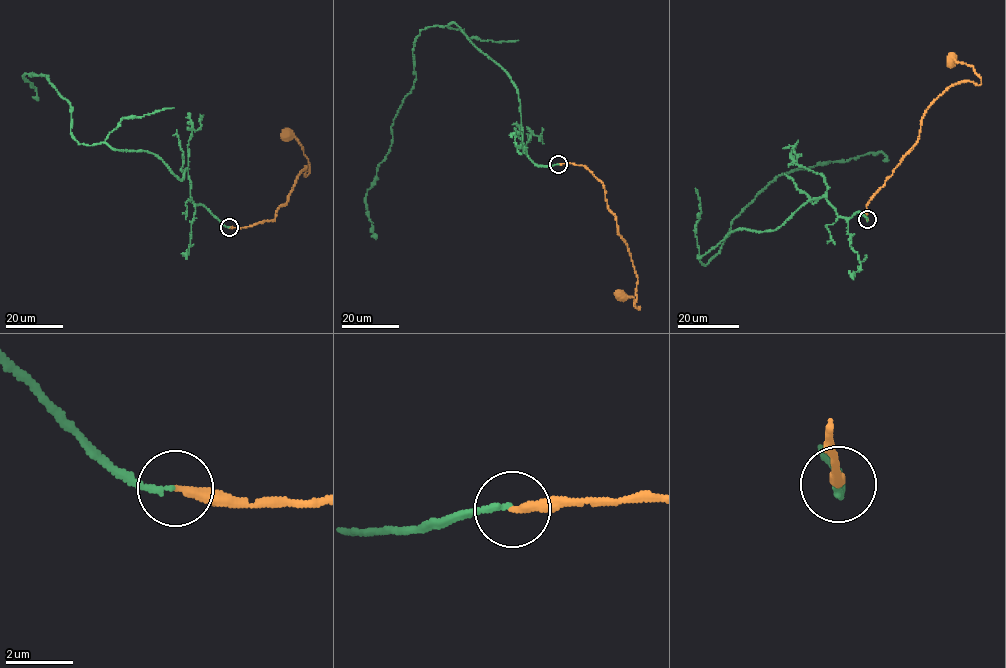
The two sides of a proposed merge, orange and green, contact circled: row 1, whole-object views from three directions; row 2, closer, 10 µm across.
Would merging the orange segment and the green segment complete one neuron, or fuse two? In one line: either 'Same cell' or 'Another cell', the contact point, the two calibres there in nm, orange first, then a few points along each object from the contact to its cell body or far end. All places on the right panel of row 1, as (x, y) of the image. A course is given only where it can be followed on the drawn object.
Another cell. Place: (867, 219). Thickness 240 nm (orange) against 160 nm. Course of orange: (867, 220), (866, 207), (874, 193), (916, 142), (925, 111), (952, 85), (979, 85), (974, 67), (953, 60). Course of green: (866, 220), (840, 216), (825, 196), (698, 258), (719, 251), (778, 175), (885, 160)

